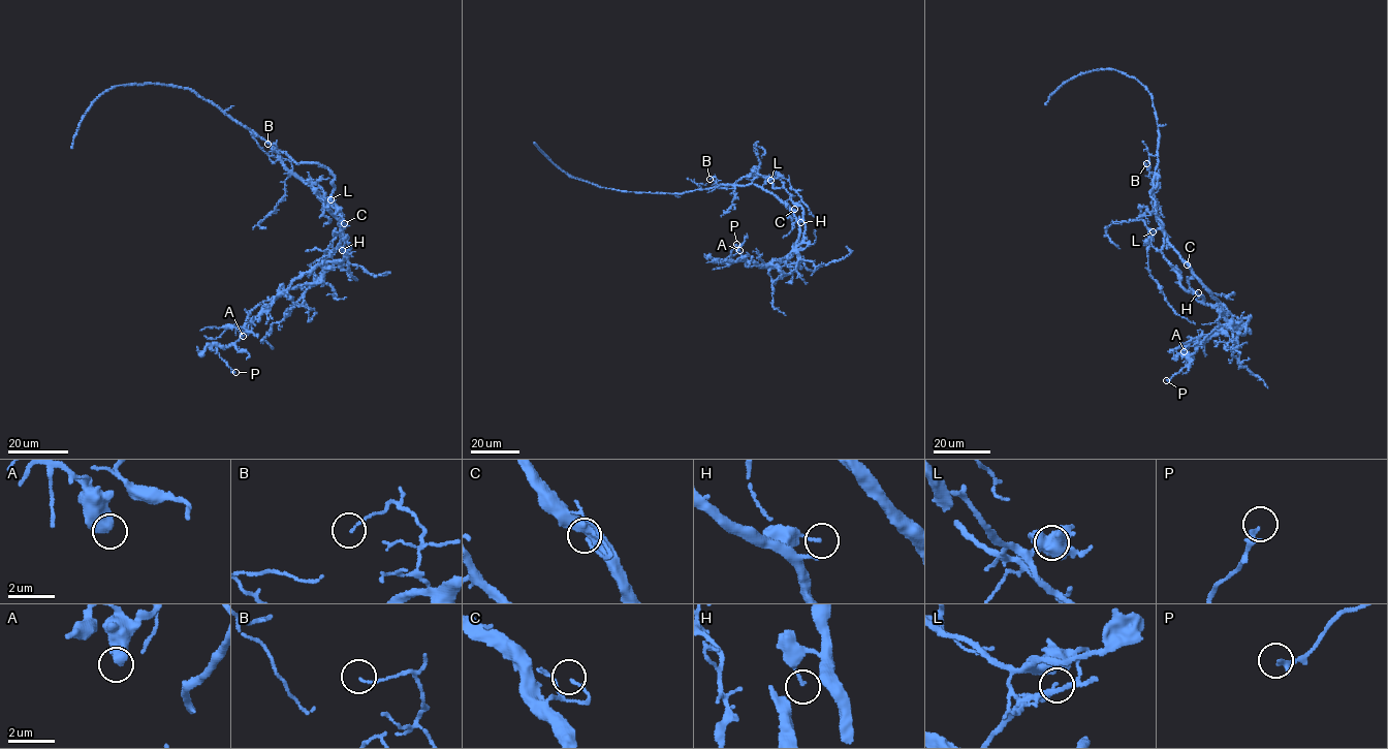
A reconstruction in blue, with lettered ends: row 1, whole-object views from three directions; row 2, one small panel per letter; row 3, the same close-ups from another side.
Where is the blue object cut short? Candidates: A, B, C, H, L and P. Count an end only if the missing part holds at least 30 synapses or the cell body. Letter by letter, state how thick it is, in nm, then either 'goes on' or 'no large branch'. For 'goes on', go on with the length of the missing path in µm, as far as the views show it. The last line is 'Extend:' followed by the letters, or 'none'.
A: 600 nm thick; no large branch
B: 100 nm thick; no large branch
C: 120 nm thick; no large branch
H: 120 nm thick; no large branch
L: 110 nm thick; no large branch
P: 260 nm thick; no large branch
Extend: none

